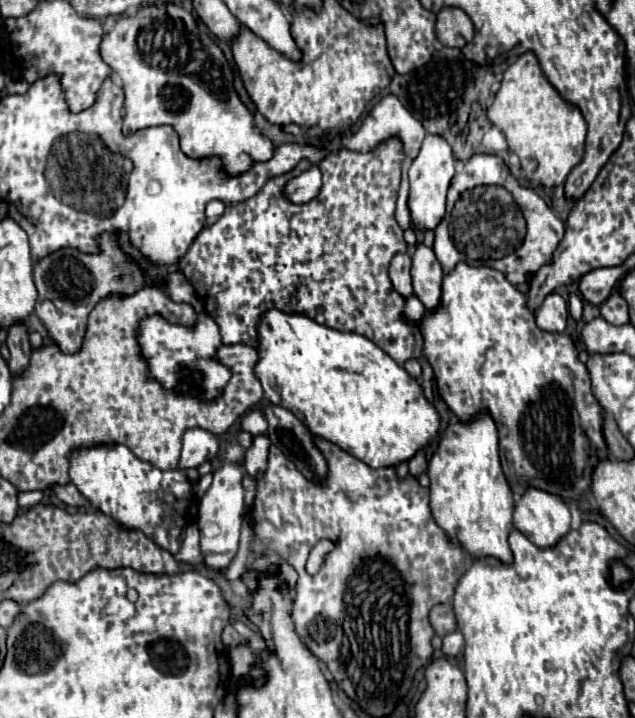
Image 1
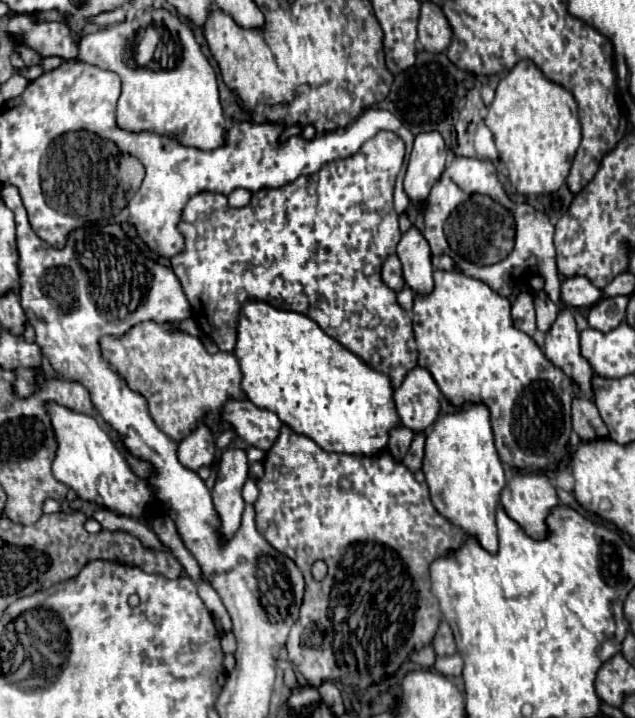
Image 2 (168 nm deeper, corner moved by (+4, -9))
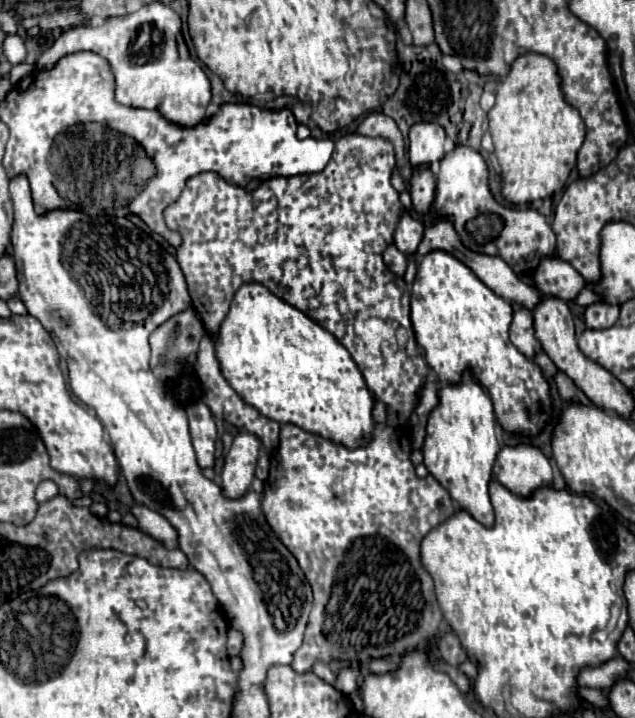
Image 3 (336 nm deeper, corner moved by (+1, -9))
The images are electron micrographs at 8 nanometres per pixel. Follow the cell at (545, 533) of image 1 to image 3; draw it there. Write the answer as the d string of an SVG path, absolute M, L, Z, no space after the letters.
M532 444L504 446L496 456L492 472L500 484L520 496L552 484L550 460Z

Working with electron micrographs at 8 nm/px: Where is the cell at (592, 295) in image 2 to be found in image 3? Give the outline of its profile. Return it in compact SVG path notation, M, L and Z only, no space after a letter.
M548 256L542 260L542 264L538 264L534 282L542 294L558 296L566 302L574 300L574 296L586 286L586 280L582 280L582 276L578 276L570 264L558 260L556 256Z

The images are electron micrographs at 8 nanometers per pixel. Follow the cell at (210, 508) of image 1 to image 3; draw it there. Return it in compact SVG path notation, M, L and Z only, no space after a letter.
M240 430L234 436L234 442L224 458L224 468L222 468L224 496L240 498L248 492L254 480L260 446L262 446L260 440L246 430Z

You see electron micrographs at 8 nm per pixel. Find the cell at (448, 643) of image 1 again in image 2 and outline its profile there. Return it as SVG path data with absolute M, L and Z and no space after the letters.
M459 654L455 656L437 656L435 670L445 676L459 676L463 670L463 658Z

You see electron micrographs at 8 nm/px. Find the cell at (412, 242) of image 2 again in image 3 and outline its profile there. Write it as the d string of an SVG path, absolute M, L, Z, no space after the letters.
M404 208L398 218L396 230L394 230L394 244L398 246L400 252L412 254L412 252L416 252L422 236L424 236L424 224L420 220L412 218L410 212Z

